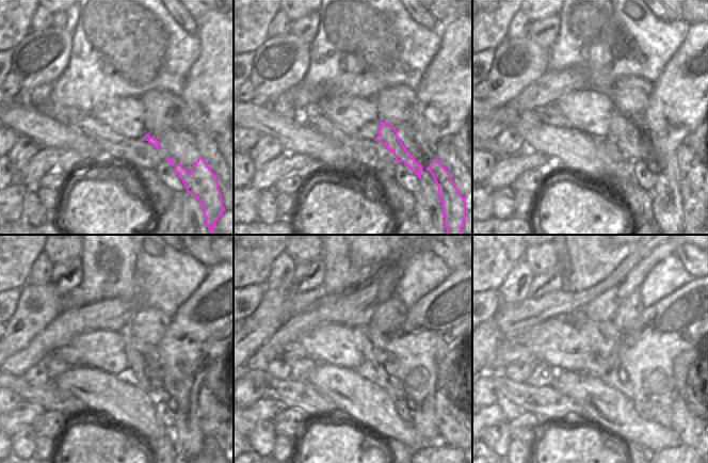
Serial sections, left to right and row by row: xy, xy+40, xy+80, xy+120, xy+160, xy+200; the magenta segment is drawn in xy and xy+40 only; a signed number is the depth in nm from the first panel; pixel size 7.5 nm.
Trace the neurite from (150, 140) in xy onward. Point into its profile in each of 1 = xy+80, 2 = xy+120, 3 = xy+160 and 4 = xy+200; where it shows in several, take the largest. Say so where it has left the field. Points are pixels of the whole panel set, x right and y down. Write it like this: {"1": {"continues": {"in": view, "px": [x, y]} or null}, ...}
{"1": {"continues": {"in": "xy+80", "px": [624, 132]}}, "2": {"continues": {"in": "xy+120", "px": [143, 358]}}, "3": {"continues": {"in": "xy+160", "px": [374, 346]}}, "4": {"continues": {"in": "xy+200", "px": [602, 336]}}}

